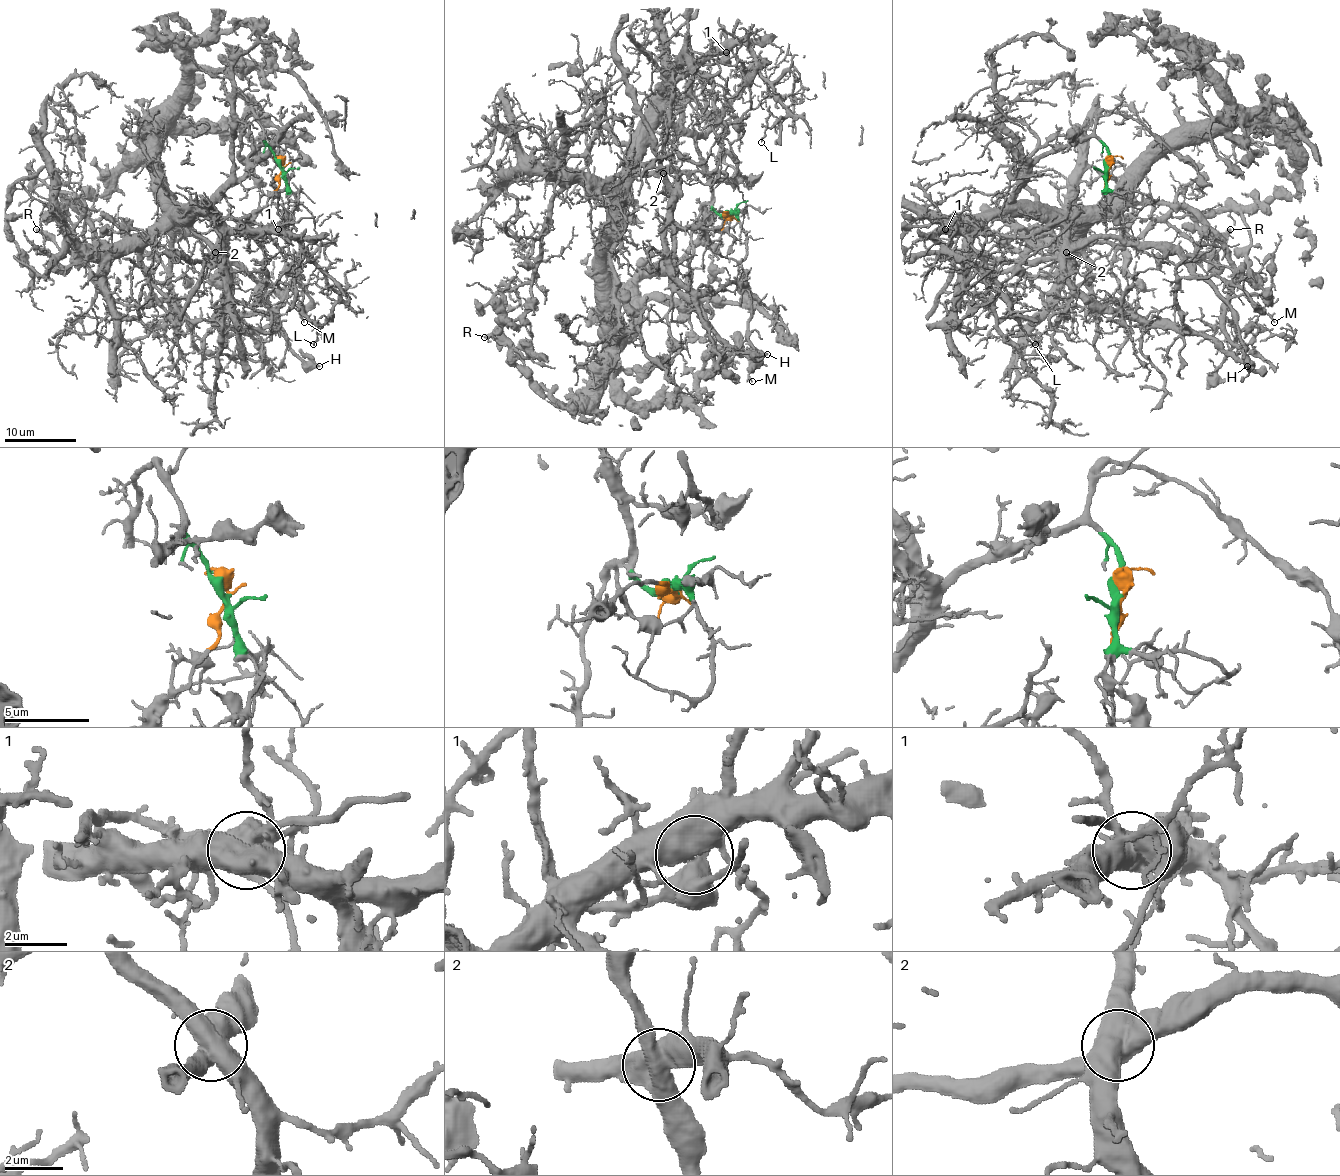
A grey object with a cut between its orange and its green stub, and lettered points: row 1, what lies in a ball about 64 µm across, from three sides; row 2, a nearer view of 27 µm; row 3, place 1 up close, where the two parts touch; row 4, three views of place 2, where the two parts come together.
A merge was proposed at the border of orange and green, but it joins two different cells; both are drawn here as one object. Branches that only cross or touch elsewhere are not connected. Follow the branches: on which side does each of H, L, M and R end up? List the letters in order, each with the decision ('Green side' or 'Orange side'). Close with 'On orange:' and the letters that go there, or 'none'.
H: Orange side
L: Green side
M: Green side
R: Green side
On orange: H

